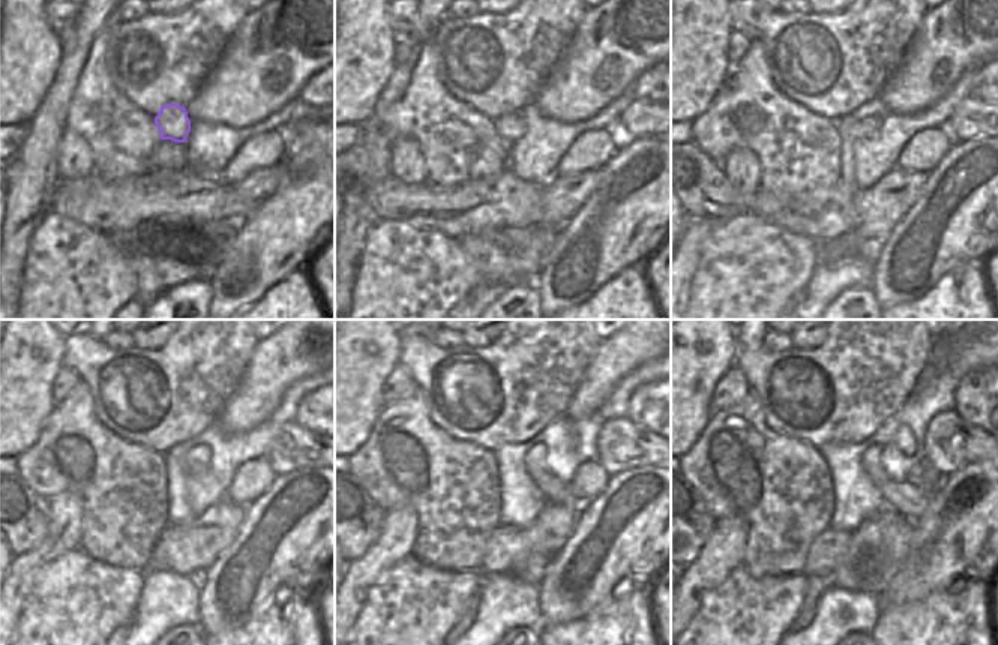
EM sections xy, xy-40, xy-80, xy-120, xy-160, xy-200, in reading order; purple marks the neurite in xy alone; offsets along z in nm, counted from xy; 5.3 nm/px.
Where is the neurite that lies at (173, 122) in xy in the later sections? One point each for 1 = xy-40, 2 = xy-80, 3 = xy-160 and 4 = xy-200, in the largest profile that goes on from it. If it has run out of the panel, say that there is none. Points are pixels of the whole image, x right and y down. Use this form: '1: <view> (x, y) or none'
1: xy-40 (512, 126)
2: xy-80 (860, 129)
3: xy-160 (557, 492)
4: xy-200 (904, 497)

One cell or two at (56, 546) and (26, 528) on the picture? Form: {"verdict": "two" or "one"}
{"verdict": "two"}

